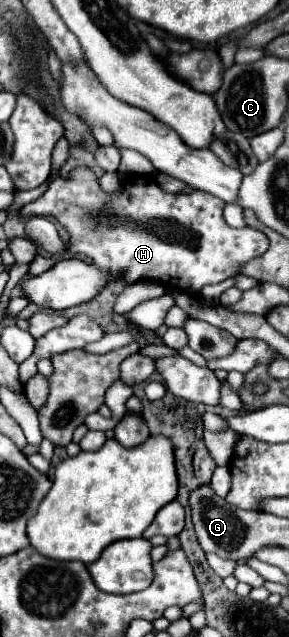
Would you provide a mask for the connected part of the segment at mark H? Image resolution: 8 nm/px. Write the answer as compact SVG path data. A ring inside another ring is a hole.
M77 166L67 178L55 178L49 184L49 190L35 202L25 204L19 212L23 216L53 216L71 236L69 250L83 252L97 266L109 270L109 274L117 280L139 282L139 280L155 280L169 282L173 288L181 288L189 294L197 294L207 284L223 282L237 274L241 262L249 262L251 258L261 256L269 240L261 230L255 228L231 228L223 220L221 198L193 190L187 194L169 194L157 182L149 182L145 176L127 176L121 190L115 194L107 194L99 186L99 178L87 166Z

